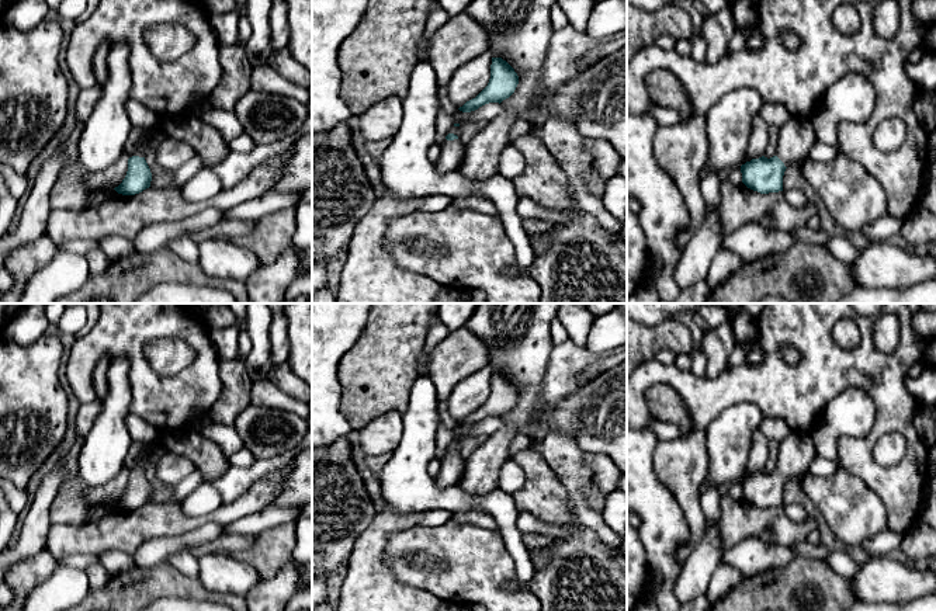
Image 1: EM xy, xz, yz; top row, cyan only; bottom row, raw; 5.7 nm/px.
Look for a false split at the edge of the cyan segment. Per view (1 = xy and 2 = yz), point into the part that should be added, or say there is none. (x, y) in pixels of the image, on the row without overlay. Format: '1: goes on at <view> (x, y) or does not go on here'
1: goes on at xy (139, 465)
2: goes on at yz (797, 451)

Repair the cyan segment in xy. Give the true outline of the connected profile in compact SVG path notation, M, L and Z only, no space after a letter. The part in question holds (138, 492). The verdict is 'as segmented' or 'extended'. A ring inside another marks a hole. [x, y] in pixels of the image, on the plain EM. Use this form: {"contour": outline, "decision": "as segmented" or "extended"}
{"contour": "M143 454L135 468L128 473L128 486L122 497L114 504L122 510L135 510L150 501L152 487L145 475L145 462L149 454Z", "decision": "extended"}

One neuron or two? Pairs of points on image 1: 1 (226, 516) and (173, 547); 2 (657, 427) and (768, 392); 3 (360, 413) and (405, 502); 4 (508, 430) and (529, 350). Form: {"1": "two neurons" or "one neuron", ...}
{"1": "two neurons", "2": "two neurons", "3": "two neurons", "4": "one neuron"}

